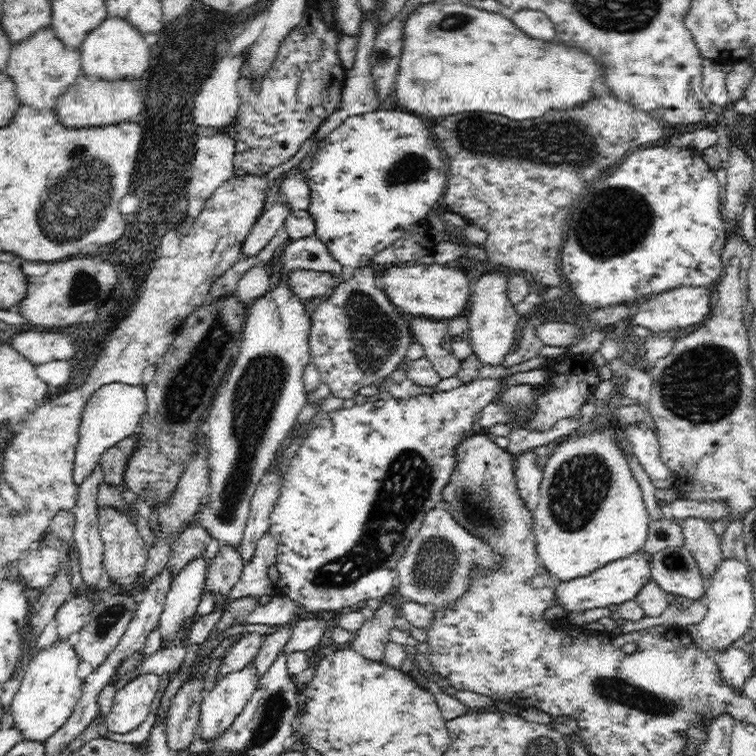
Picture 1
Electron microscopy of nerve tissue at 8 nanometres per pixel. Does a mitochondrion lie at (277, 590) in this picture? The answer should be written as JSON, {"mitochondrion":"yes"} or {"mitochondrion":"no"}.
{"mitochondrion":"no"}

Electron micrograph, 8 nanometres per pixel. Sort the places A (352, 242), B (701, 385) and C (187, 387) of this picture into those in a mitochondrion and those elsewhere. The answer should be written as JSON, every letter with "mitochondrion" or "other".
{"A":"other","B":"mitochondrion","C":"mitochondrion"}

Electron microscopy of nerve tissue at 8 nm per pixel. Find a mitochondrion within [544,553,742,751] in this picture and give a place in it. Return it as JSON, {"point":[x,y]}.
{"point":[628,694]}

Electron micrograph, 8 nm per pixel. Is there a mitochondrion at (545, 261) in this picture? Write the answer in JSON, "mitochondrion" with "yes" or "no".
{"mitochondrion":"no"}

